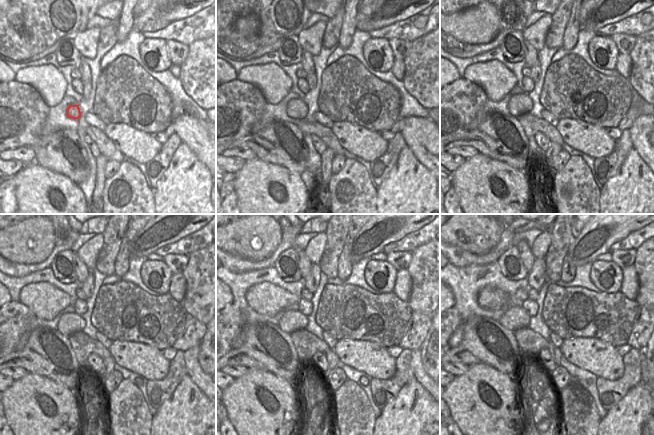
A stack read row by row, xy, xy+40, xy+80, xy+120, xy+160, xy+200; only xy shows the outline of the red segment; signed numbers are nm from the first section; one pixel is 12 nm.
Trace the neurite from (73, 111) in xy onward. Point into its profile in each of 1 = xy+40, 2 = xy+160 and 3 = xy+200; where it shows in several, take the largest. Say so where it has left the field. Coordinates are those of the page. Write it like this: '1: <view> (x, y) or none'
1: xy+40 (296, 108)
2: xy+160 (291, 321)
3: xy+200 (515, 317)

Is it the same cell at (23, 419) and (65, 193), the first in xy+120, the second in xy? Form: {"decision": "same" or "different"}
{"decision": "same"}

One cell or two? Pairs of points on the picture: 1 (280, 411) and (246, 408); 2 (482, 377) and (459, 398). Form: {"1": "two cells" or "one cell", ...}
{"1": "one cell", "2": "one cell"}

